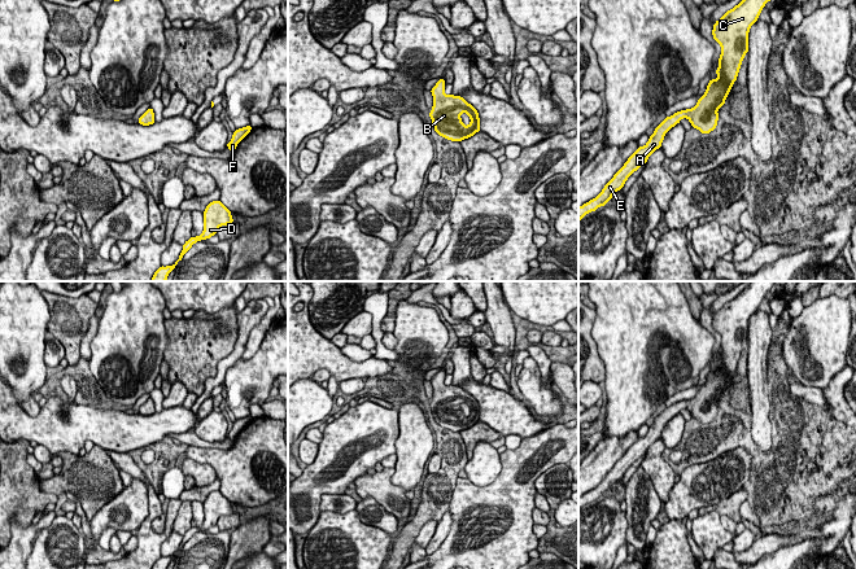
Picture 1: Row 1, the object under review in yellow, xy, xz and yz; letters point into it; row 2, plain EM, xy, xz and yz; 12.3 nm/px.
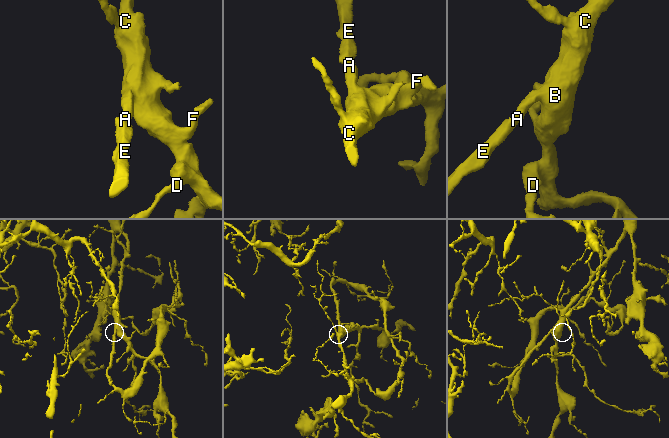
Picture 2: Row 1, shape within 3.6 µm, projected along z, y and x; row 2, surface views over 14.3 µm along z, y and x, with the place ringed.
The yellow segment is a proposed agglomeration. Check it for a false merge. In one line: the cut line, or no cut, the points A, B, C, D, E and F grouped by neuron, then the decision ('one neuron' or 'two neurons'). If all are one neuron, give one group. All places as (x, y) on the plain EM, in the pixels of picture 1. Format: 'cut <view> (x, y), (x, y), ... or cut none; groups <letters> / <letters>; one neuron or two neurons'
cut none; groups A B C D E F; one neuron

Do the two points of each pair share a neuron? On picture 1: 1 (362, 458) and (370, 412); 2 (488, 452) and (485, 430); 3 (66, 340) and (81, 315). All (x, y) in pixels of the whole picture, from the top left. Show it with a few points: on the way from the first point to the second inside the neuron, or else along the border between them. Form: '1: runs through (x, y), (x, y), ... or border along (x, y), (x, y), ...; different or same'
1: runs through (375, 449), (384, 441), (370, 425); same
2: border along (489, 442), (479, 442), (468, 460); different
3: runs through (66, 333), (66, 328), (74, 320); same

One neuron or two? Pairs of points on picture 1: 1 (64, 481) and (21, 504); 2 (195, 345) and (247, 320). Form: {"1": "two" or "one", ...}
{"1": "two", "2": "two"}

